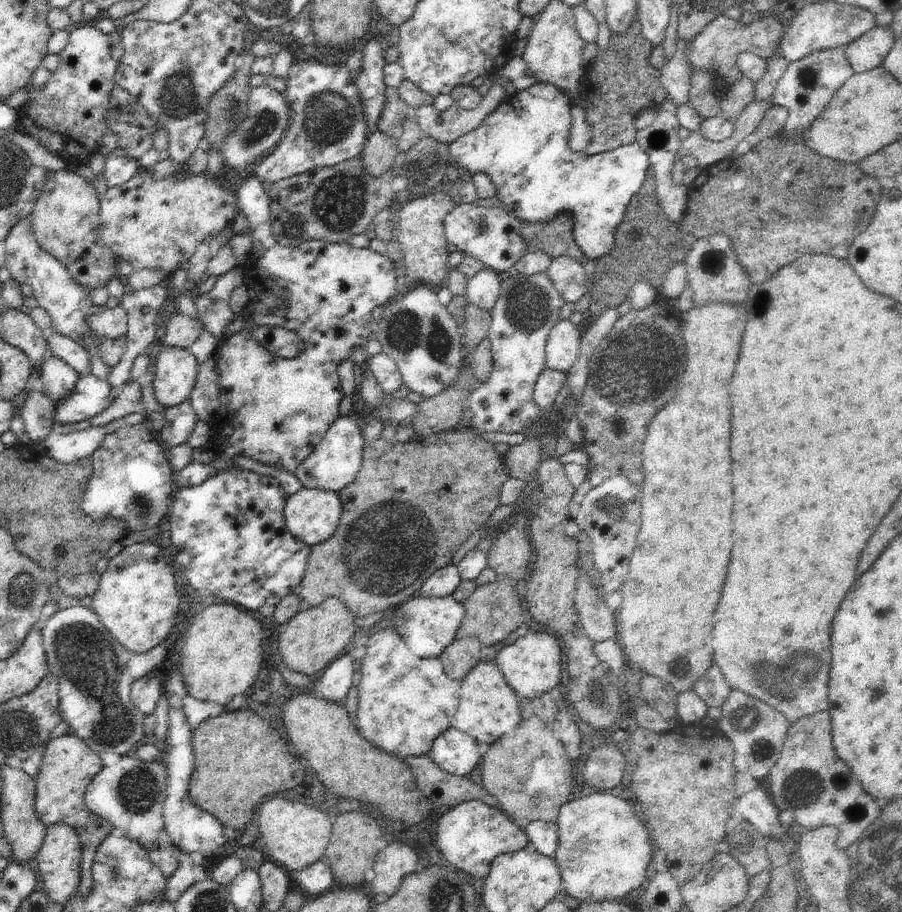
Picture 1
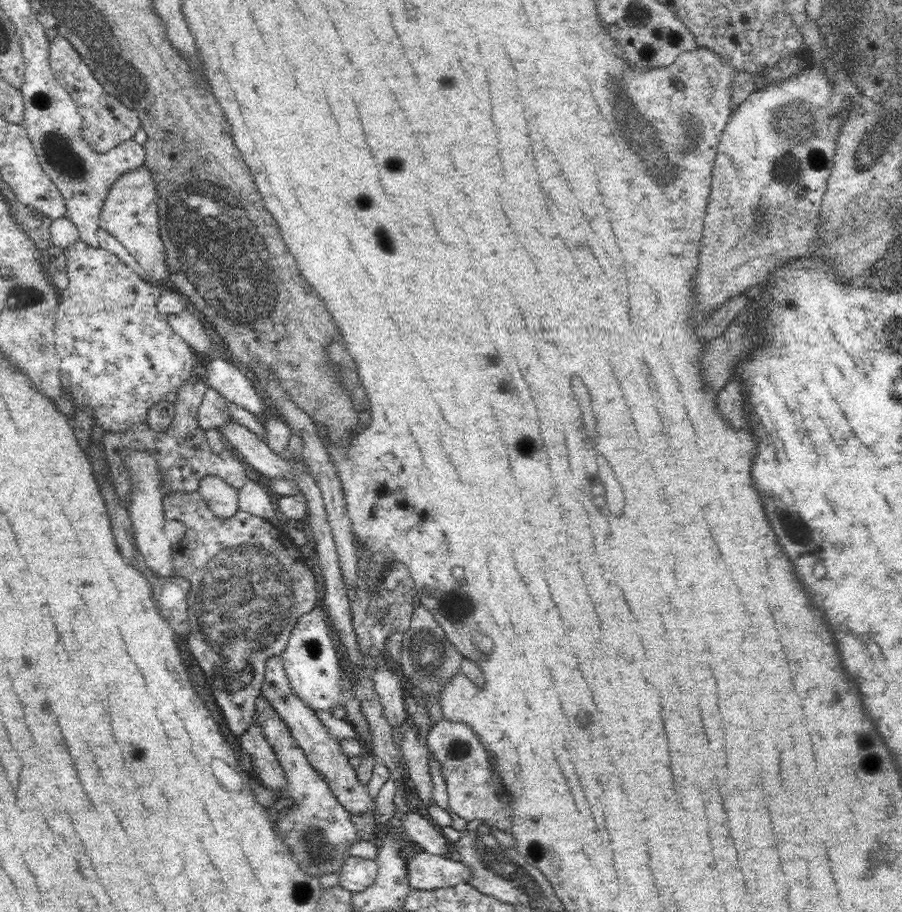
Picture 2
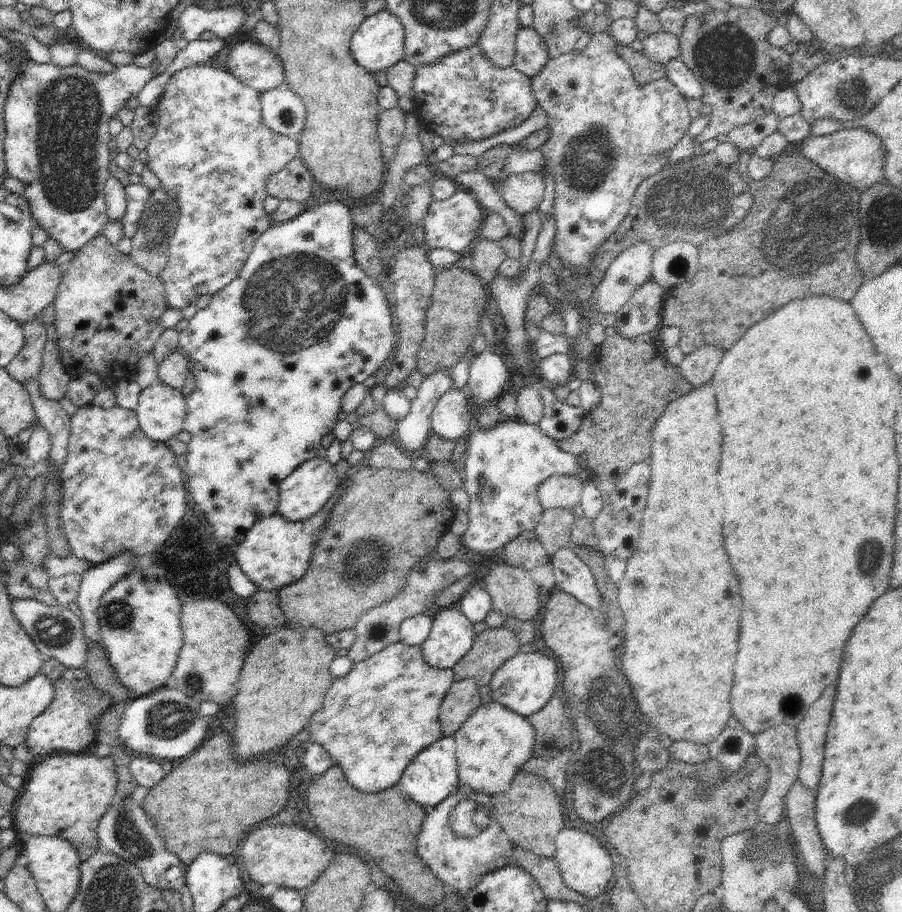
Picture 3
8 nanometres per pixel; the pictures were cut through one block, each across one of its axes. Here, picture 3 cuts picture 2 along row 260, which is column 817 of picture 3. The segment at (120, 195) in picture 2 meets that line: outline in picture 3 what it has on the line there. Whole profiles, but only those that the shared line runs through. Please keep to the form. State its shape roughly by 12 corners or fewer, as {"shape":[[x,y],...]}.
{"shape":[[867,128],[810,134],[800,153],[860,192],[883,181]]}

